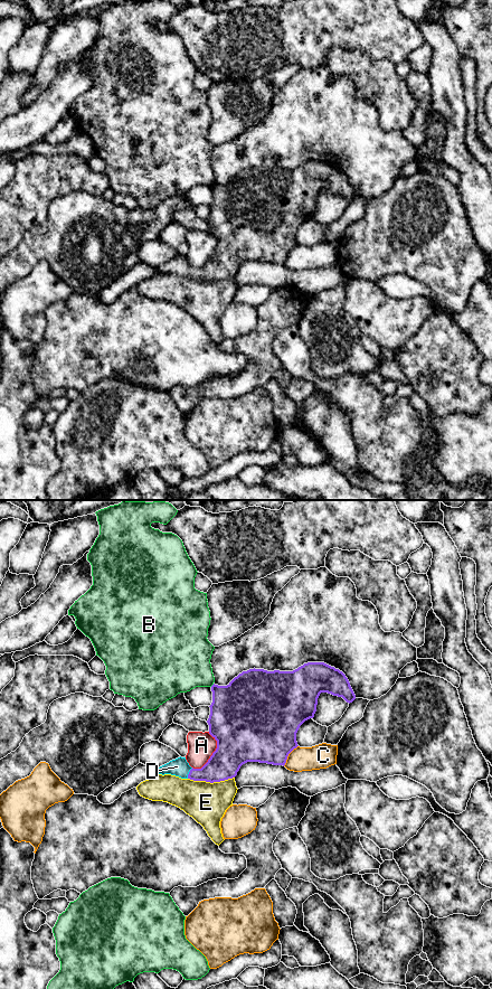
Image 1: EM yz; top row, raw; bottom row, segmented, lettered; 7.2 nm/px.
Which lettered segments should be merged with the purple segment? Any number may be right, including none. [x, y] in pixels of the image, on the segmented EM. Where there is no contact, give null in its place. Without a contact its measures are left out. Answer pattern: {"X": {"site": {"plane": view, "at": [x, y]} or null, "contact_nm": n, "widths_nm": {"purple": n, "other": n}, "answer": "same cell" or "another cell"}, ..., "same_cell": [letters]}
{"A": {"site": {"plane": "yz", "at": [213, 754]}, "contact_nm": 300, "widths_nm": {"purple": 380, "other": 190}, "answer": "another cell"}, "B": {"site": {"plane": "yz", "at": [213, 685]}, "contact_nm": 40, "widths_nm": {"purple": 380, "other": 360}, "answer": "another cell"}, "C": {"site": {"plane": "yz", "at": [287, 755]}, "contact_nm": 190, "widths_nm": {"purple": 460, "other": 180}, "answer": "another cell"}, "D": {"site": {"plane": "yz", "at": [189, 773]}, "contact_nm": 90, "widths_nm": {"purple": 220, "other": 130}, "answer": "same cell"}, "E": {"site": {"plane": "yz", "at": [210, 782]}, "contact_nm": 340, "widths_nm": {"purple": 220, "other": 300}, "answer": "another cell"}, "same_cell": ["D"]}

